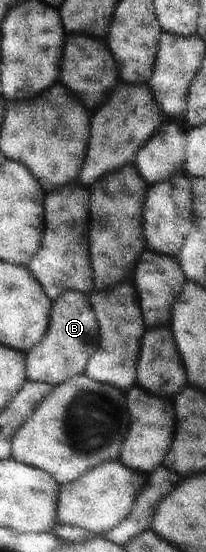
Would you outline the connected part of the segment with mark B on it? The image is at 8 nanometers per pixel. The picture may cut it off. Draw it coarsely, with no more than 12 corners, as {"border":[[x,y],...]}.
{"border":[[63,292],[48,340],[27,356],[29,381],[88,372],[100,350],[89,292]]}

